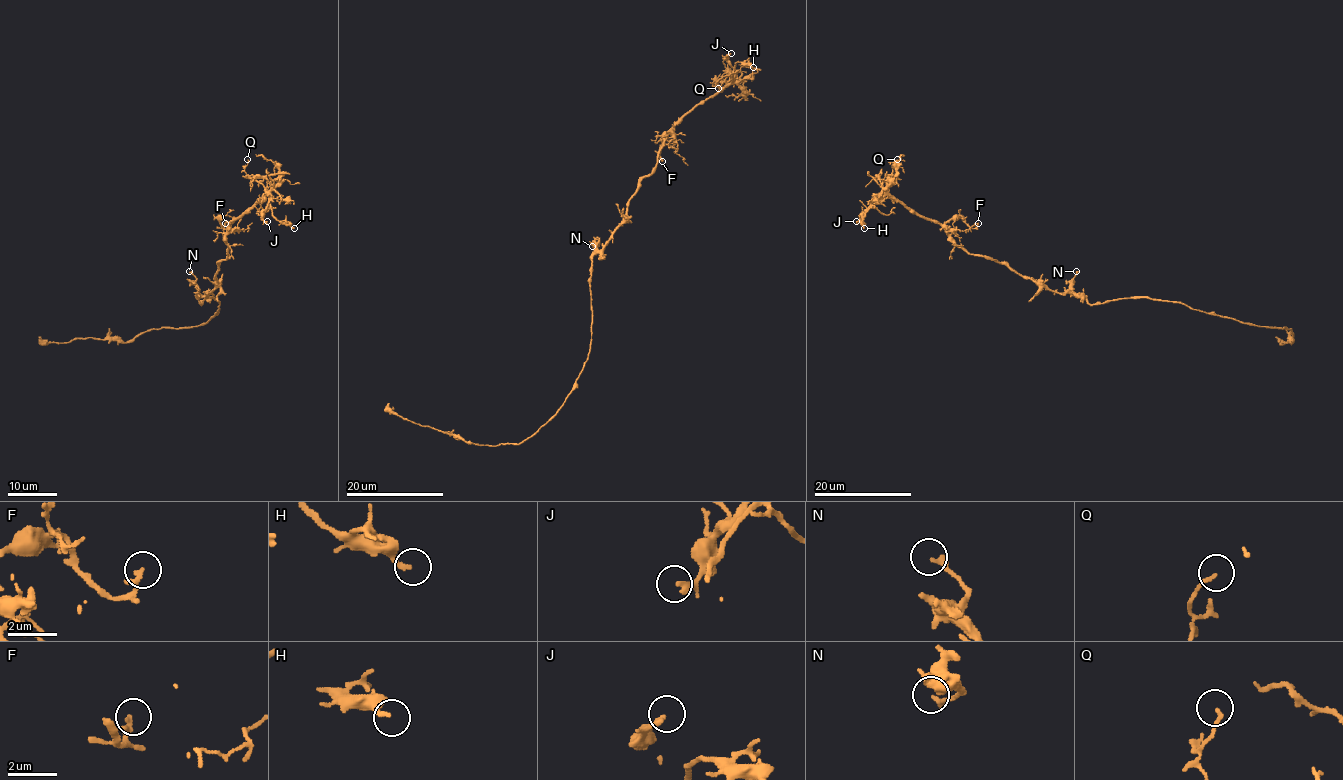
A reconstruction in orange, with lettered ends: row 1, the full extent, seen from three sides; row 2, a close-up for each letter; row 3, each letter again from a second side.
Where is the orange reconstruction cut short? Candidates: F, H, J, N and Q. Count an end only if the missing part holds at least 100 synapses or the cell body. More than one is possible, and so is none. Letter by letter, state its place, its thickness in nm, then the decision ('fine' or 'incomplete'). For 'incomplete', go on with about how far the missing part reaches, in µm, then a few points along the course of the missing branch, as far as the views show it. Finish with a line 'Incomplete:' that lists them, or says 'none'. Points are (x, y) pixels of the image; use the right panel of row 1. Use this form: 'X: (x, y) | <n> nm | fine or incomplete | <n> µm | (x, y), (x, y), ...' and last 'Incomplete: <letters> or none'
F: (978, 223) | 240 nm | fine
H: (864, 228) | 180 nm | fine
J: (856, 221) | 180 nm | fine
N: (1076, 271) | 260 nm | fine
Q: (897, 159) | 140 nm | fine
Incomplete: none

